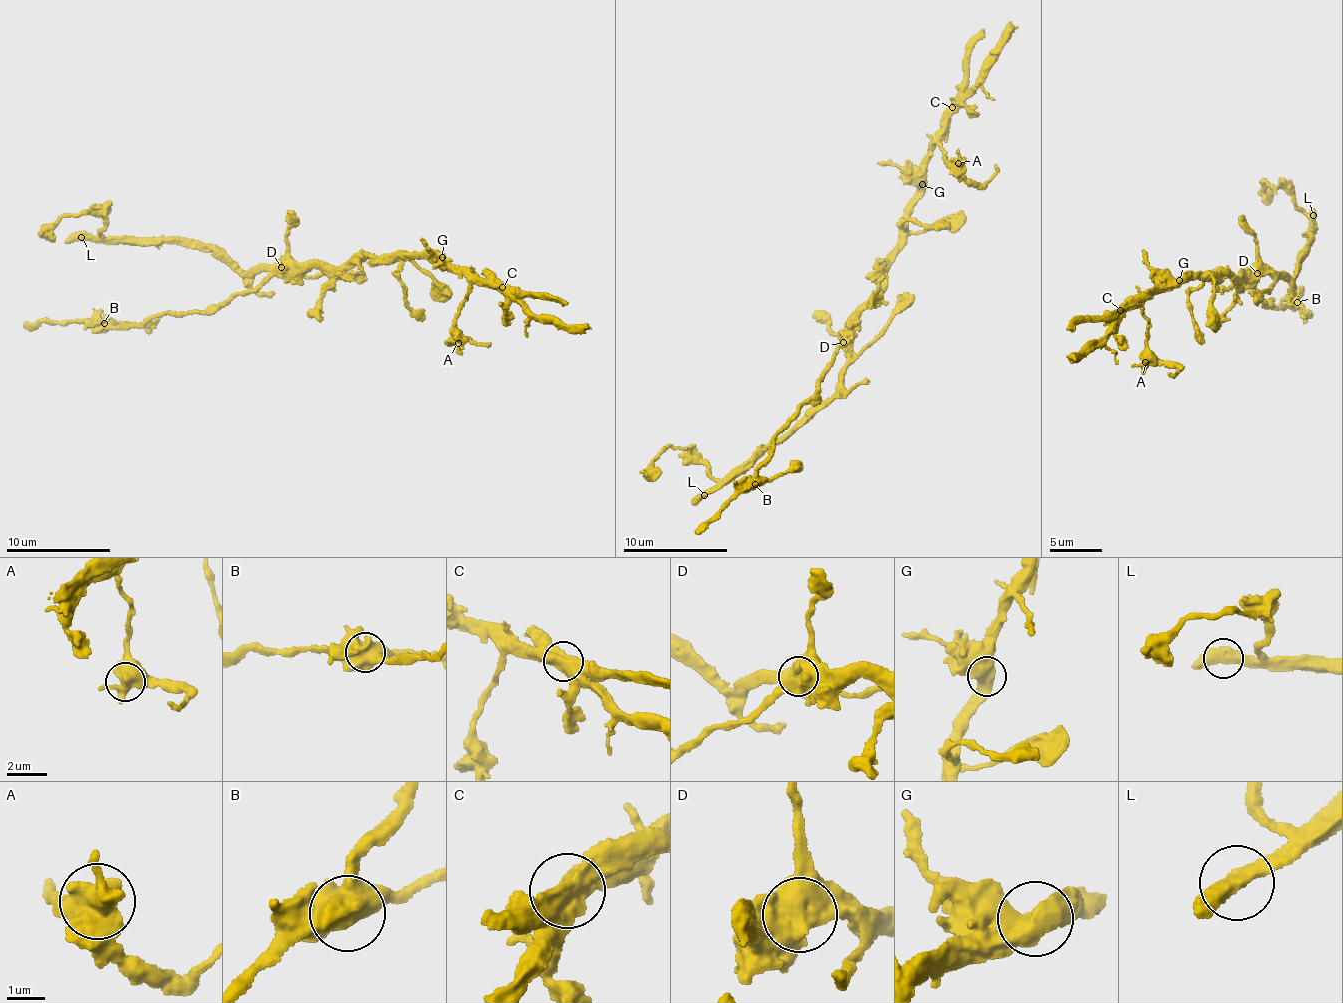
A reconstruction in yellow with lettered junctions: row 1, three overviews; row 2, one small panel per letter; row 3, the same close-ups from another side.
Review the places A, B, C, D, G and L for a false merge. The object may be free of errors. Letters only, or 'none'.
C

